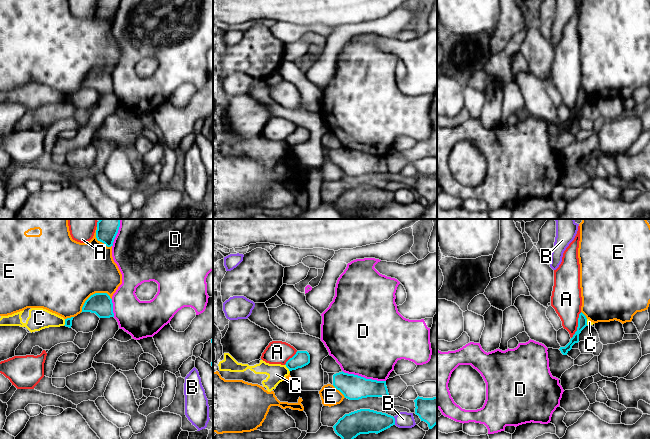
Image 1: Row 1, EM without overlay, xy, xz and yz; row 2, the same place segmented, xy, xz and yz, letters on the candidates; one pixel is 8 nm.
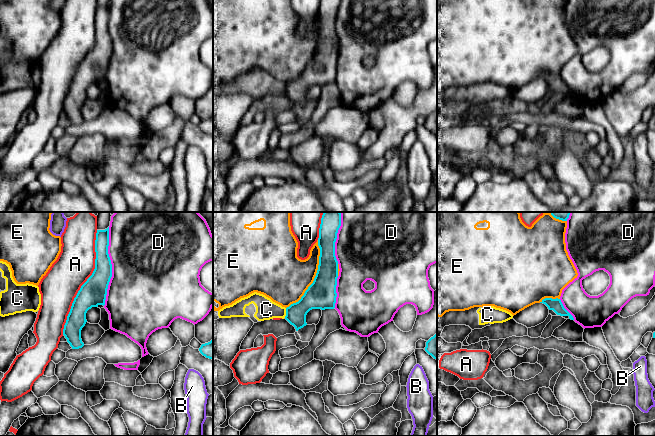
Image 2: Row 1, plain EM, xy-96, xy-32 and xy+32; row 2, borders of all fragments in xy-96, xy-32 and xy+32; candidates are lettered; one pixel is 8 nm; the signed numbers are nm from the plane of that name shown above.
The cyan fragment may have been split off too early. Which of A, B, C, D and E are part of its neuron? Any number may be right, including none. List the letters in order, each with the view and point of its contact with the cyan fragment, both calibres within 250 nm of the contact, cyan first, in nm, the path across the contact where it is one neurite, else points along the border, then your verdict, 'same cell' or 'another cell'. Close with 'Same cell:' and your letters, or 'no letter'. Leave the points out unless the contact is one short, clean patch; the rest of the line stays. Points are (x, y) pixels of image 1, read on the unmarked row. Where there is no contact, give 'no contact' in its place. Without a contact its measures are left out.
A: contact yz (578, 101); calibres 80 and 240 nm; another cell
B: contact xz (394, 197); calibres 200 and 130 nm; another cell
C: contact xy (65, 98); calibres 60 and 170 nm; border xy (65, 95), (63, 101); another cell
D: contact xz (365, 154); calibres 200 and 480 nm; another cell
E: contact xy (93, 70); calibres 180 and 480 nm; another cell
Same cell: no letter

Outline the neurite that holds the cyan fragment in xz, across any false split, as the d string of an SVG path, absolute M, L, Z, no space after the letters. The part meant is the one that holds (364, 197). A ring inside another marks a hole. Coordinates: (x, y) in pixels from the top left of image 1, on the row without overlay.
M360 185L345 190L333 204L345 219L356 219L353 215L360 210L378 210L393 201L395 201L395 194L391 191L370 185Z

